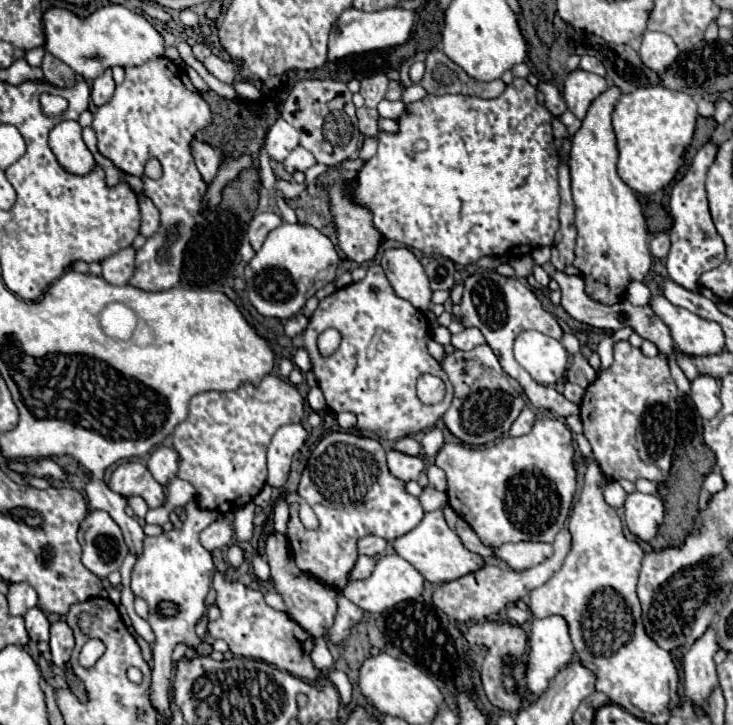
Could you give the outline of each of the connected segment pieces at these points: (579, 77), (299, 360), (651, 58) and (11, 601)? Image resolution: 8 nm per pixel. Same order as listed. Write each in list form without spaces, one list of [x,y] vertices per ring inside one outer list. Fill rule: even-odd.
[[[580,68],[566,72],[564,76],[564,90],[562,96],[566,100],[568,110],[576,116],[576,118],[584,118],[590,104],[594,102],[594,98],[598,94],[602,94],[608,88],[606,80],[602,76],[596,76],[592,72],[584,72]]]
[[[303,348],[296,350],[293,356],[293,362],[294,365],[298,367],[303,373],[307,373],[312,369],[309,355]]]
[[[644,32],[642,46],[640,46],[638,54],[640,54],[642,62],[648,68],[652,68],[656,72],[664,72],[676,60],[680,50],[678,50],[678,46],[674,44],[674,40],[668,34],[662,34],[662,32]]]
[[[30,584],[8,586],[8,606],[10,606],[12,616],[24,616],[36,604],[38,604],[38,594]]]

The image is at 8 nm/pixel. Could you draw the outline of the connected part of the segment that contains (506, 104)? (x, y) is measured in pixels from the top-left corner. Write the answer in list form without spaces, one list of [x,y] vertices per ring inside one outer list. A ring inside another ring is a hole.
[[[514,78],[514,82],[506,86],[504,94],[498,98],[492,98],[492,100],[482,100],[482,98],[462,96],[462,94],[458,94],[458,96],[454,96],[454,94],[446,94],[446,96],[428,94],[426,98],[422,98],[418,102],[410,102],[410,104],[406,104],[406,114],[398,118],[398,132],[396,134],[388,134],[388,132],[378,134],[376,156],[370,158],[368,162],[364,162],[364,166],[358,170],[356,178],[348,184],[352,200],[354,200],[354,204],[368,208],[372,212],[372,216],[374,216],[372,224],[382,232],[384,238],[396,240],[408,248],[418,248],[424,254],[442,254],[460,266],[474,264],[482,256],[490,256],[490,254],[498,256],[502,260],[510,260],[510,258],[528,254],[530,246],[532,248],[550,246],[556,230],[560,228],[560,224],[558,224],[560,196],[558,196],[558,154],[556,154],[554,142],[550,140],[552,114],[544,108],[546,106],[536,100],[536,88],[526,78]],[[418,140],[426,140],[428,148],[420,150],[420,152],[414,150],[414,144]]]

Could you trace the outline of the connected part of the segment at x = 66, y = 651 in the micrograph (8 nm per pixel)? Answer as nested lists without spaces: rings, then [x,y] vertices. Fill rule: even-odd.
[[[64,620],[54,622],[50,626],[50,652],[52,652],[50,664],[64,666],[70,660],[72,648],[74,648],[74,638],[68,624]]]

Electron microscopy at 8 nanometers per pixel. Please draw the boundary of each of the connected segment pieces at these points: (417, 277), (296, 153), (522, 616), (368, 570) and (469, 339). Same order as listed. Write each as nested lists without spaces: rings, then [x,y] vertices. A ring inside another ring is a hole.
[[[390,248],[382,254],[382,268],[394,286],[394,292],[414,308],[428,312],[432,290],[420,260],[408,248]]]
[[[298,146],[298,148],[294,148],[292,152],[290,152],[290,156],[284,160],[284,168],[286,168],[286,172],[296,172],[296,170],[300,170],[300,172],[304,172],[304,170],[308,170],[310,166],[314,166],[316,164],[316,158],[306,150],[306,148],[302,148],[302,146]]]
[[[510,605],[507,608],[507,619],[516,624],[524,624],[526,620],[530,620],[530,612],[521,610],[516,605]]]
[[[360,556],[354,570],[350,572],[350,580],[358,580],[358,578],[368,578],[372,574],[372,568],[374,568],[376,560],[370,558],[370,556]]]
[[[466,328],[464,332],[452,336],[452,346],[456,350],[464,350],[464,352],[468,352],[468,350],[472,350],[476,346],[482,346],[484,342],[486,340],[484,340],[484,336],[482,336],[482,332],[478,328]]]

